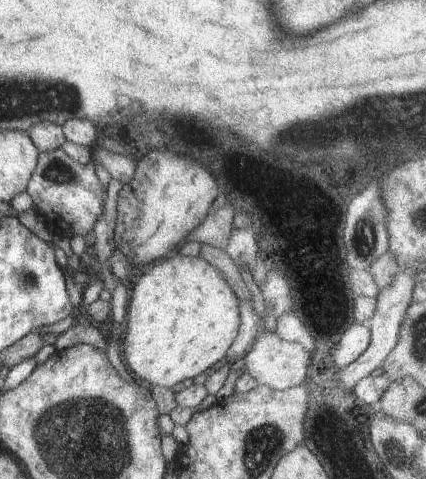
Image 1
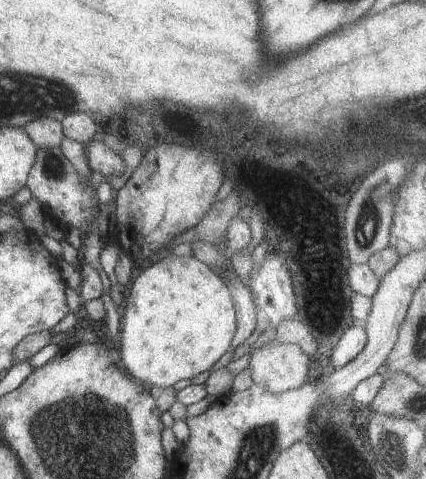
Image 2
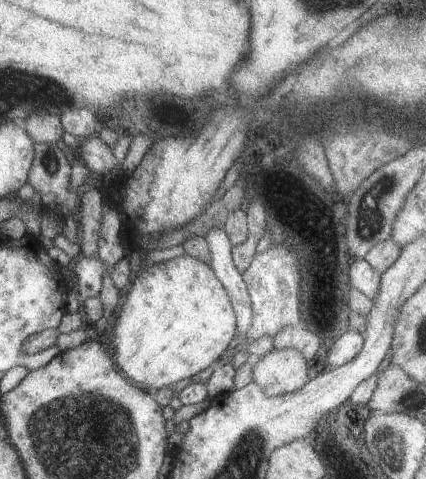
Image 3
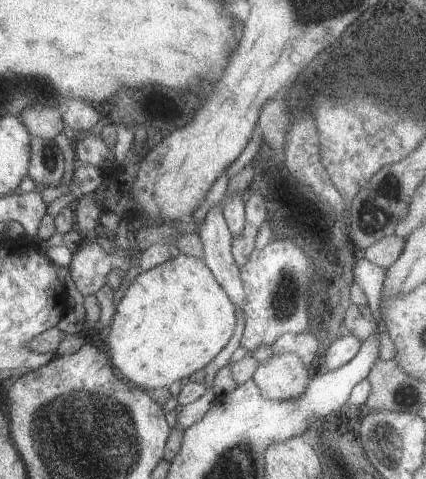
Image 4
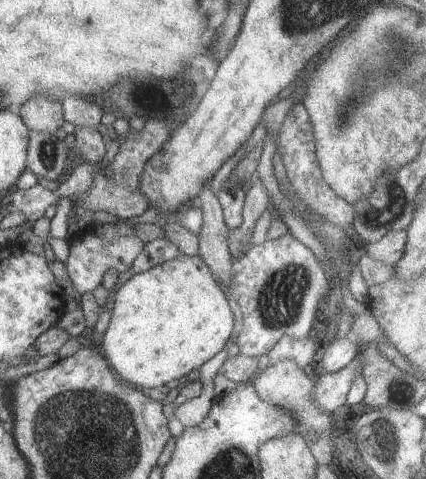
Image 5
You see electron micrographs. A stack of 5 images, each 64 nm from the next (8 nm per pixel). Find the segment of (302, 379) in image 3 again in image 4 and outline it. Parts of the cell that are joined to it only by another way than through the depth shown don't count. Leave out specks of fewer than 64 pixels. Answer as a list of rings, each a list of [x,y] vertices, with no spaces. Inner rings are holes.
[[[294,353],[272,355],[259,363],[253,381],[262,396],[270,400],[284,400],[300,396],[310,378],[301,358]]]

